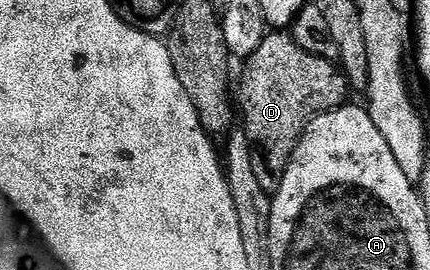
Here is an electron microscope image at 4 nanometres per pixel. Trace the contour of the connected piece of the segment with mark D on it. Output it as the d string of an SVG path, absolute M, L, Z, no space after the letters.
M287 31L268 32L261 47L257 47L257 51L253 51L253 55L246 58L244 65L247 66L243 69L243 78L240 81L238 78L237 81L237 105L238 108L239 105L243 108L241 129L251 144L253 172L256 173L263 190L273 195L281 187L281 179L289 167L293 151L308 123L314 117L328 113L331 109L340 108L348 100L349 86L342 68L336 62L321 59L317 55L309 55L309 51L297 47L297 43Z

